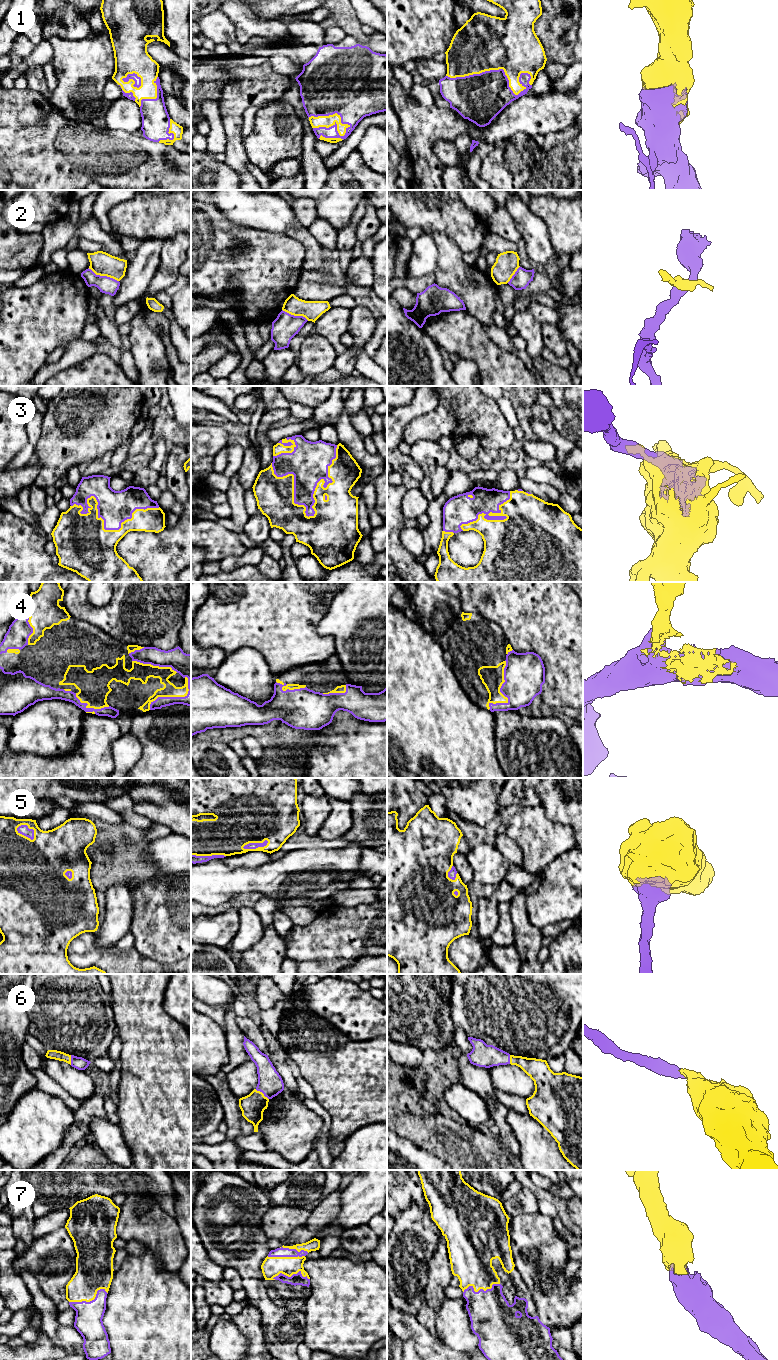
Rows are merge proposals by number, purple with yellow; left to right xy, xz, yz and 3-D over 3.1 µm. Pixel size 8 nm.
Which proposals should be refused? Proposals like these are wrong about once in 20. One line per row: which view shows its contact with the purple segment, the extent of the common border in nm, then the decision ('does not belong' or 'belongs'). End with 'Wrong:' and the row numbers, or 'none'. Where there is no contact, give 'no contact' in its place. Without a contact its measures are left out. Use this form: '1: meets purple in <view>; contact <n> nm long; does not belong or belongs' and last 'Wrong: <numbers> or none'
1: meets purple in yz; contact 700 nm long; belongs
2: meets purple in xy; contact 260 nm long; does not belong
3: meets purple in xz; contact 650 nm long; belongs
4: meets purple in yz; contact 420 nm long; belongs
5: meets purple in xz; contact 220 nm long; belongs
6: meets purple in xz; contact 140 nm long; belongs
7: meets purple in xy; contact 320 nm long; belongs
Wrong: 2

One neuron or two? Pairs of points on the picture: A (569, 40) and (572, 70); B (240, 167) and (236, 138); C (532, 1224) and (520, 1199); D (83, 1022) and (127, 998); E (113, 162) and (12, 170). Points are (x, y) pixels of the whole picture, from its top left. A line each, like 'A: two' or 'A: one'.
A: two
B: one
C: two
D: two
E: one

